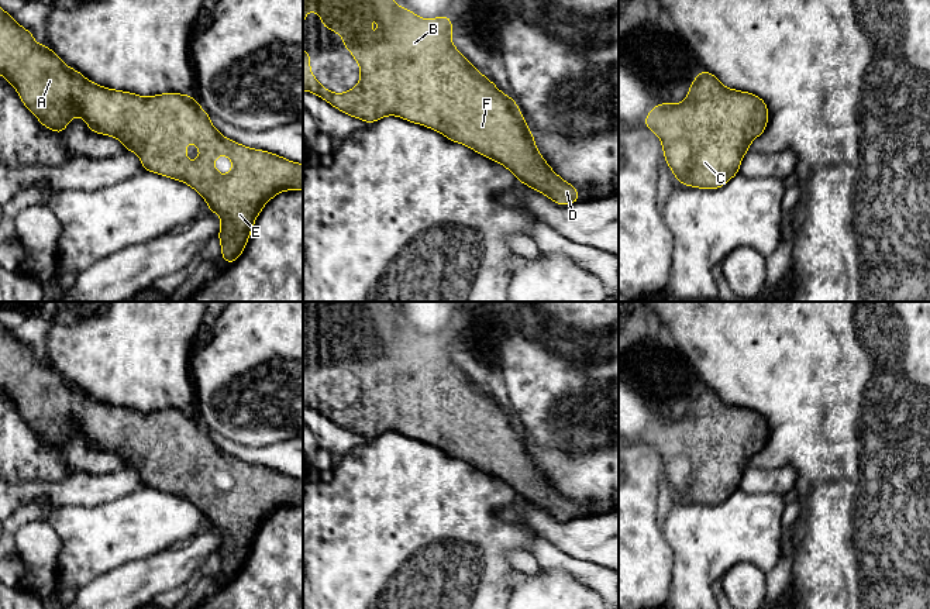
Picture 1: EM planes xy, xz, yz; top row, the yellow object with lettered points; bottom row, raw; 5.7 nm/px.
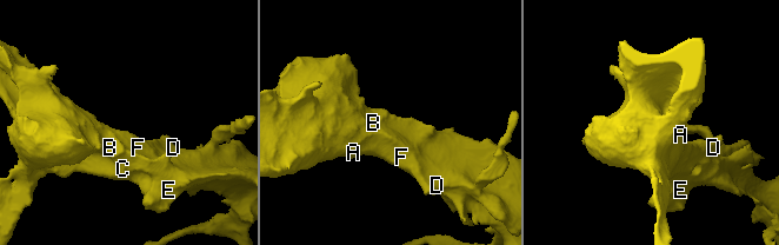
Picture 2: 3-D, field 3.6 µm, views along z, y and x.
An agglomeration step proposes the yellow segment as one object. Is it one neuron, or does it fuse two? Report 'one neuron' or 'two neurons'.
one neuron

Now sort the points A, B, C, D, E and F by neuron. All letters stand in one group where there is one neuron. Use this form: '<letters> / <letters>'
A B C D E F

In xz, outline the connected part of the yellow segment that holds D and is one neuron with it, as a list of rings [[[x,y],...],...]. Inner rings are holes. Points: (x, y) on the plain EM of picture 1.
[[[306,302],[303,309],[303,340],[310,327],[320,330],[326,344],[342,351],[344,362],[354,371],[361,383],[358,400],[345,409],[333,409],[323,403],[310,388],[310,368],[303,365],[303,406],[311,407],[342,429],[373,438],[385,431],[399,431],[407,437],[437,445],[454,458],[461,458],[475,468],[506,482],[519,498],[544,509],[561,522],[578,517],[578,506],[561,495],[537,467],[516,417],[503,410],[492,396],[486,395],[451,358],[452,340],[450,333],[426,336],[392,316],[393,302]],[[371,327],[375,327],[379,348],[371,350]]]

